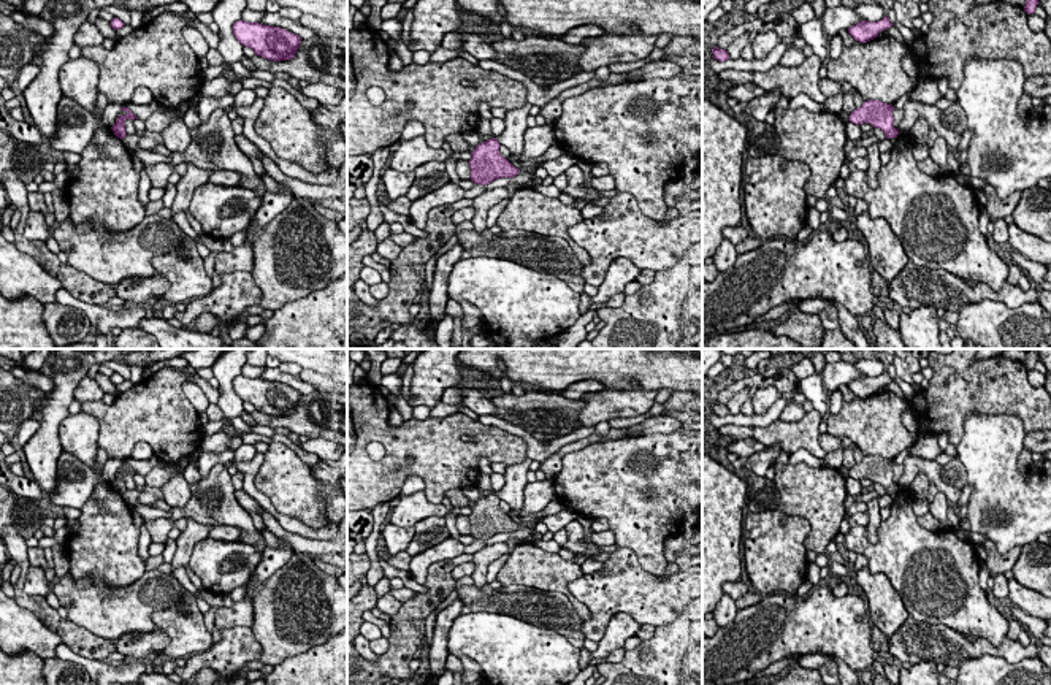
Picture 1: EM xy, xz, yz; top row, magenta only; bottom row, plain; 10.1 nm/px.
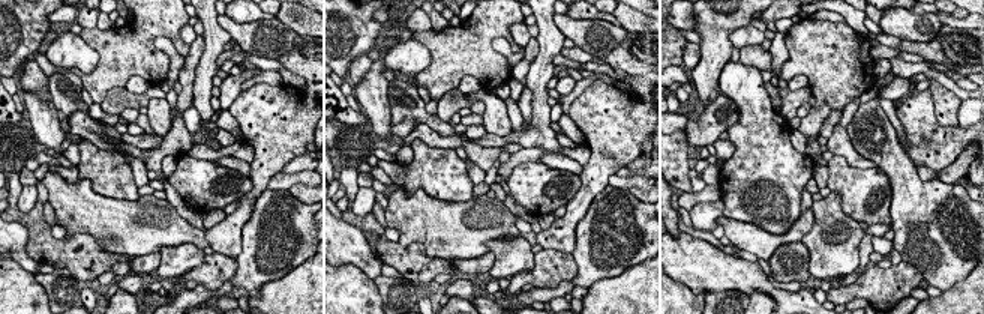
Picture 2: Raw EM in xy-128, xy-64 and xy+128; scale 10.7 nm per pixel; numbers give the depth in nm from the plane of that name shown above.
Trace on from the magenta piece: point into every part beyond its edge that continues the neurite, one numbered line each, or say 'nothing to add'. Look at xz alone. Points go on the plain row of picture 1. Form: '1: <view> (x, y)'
nothing to add

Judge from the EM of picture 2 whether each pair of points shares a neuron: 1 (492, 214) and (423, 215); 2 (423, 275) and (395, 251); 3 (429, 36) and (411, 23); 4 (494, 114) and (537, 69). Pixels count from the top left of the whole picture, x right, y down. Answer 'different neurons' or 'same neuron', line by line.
1: same neuron
2: same neuron
3: different neurons
4: different neurons

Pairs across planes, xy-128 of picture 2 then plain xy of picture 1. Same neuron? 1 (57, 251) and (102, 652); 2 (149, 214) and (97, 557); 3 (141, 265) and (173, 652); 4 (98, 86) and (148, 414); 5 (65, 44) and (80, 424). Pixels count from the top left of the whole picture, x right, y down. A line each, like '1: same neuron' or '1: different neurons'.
1: same neuron
2: different neurons
3: different neurons
4: same neuron
5: same neuron

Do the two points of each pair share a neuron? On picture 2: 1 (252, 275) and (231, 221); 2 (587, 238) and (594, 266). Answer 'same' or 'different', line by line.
1: different
2: same

